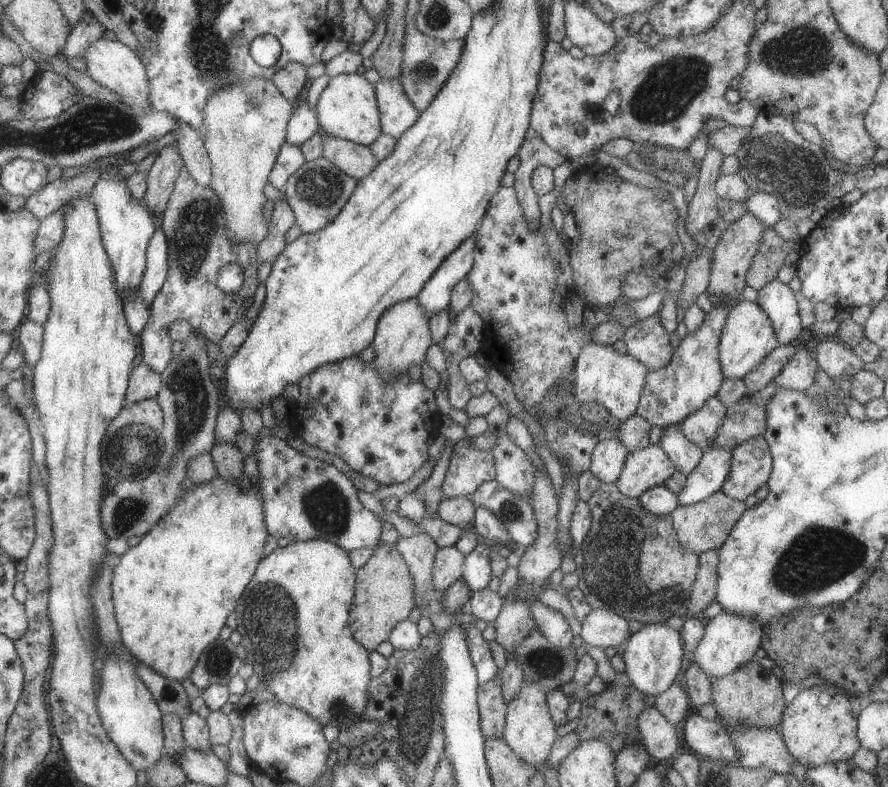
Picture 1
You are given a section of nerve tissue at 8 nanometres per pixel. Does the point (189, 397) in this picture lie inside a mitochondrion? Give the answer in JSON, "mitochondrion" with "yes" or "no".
{"mitochondrion":"yes"}

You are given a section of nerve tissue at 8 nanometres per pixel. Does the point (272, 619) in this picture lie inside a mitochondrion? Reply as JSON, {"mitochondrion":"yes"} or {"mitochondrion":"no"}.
{"mitochondrion":"yes"}

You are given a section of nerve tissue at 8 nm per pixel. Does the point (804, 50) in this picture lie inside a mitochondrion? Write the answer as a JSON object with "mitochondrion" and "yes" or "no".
{"mitochondrion":"yes"}

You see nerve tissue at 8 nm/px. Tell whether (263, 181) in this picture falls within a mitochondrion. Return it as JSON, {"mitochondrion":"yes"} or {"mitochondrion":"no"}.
{"mitochondrion":"no"}

